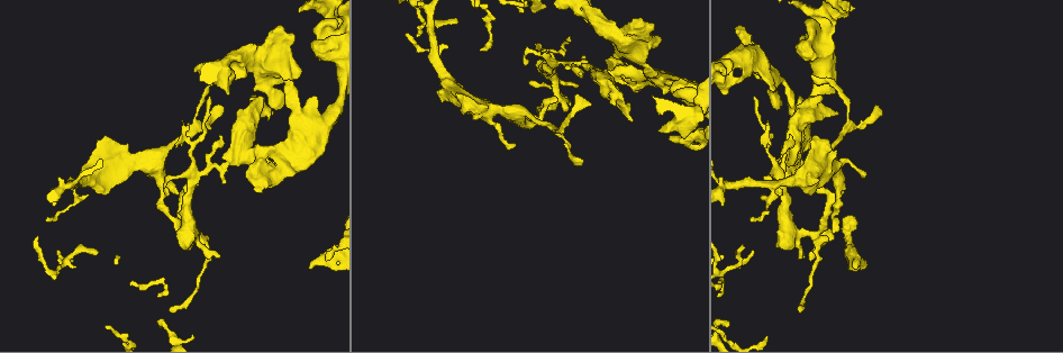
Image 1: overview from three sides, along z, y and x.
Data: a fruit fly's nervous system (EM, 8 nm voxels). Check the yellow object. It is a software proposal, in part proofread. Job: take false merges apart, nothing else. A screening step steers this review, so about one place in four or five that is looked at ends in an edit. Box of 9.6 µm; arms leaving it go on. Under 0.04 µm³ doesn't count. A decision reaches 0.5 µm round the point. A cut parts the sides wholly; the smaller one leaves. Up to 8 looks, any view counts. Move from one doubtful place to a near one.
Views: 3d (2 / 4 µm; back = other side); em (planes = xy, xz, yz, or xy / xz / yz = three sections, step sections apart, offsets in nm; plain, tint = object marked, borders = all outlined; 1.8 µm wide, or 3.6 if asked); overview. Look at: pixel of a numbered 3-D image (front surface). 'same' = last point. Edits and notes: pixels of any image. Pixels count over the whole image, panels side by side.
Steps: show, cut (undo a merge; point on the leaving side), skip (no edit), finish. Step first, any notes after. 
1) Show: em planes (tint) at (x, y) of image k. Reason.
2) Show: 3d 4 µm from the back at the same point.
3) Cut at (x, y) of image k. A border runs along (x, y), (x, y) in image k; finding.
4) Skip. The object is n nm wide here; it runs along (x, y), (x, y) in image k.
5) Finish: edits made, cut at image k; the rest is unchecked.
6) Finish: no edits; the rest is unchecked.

Show: em planes (tint) at (809, 109) of image 1. Sudden change in width.

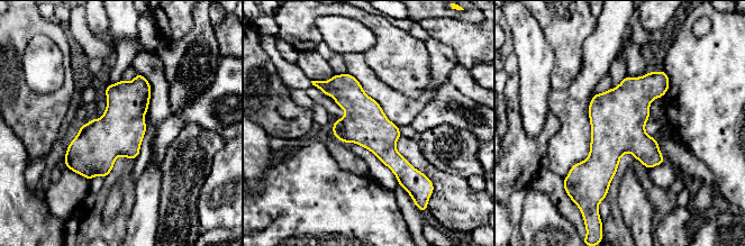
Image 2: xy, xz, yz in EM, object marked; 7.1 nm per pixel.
Skip. It runs along (317, 83), (364, 117), (403, 183) in image 2; continuous, no second neuron.

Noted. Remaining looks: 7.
Show: em planes (tint) at (780, 165) of image 1. Sudden change in width.

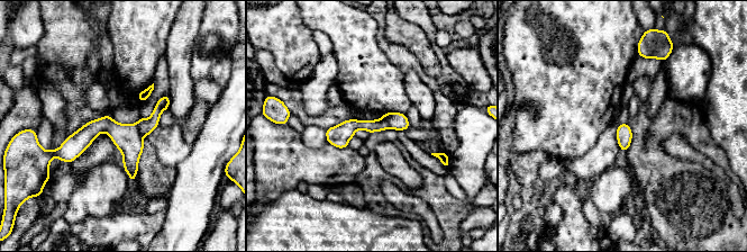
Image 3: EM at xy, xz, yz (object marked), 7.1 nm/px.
Cut at (127, 138) of image 3. A border runs along (135, 124), (142, 136) in image 3; two neurons meet here.

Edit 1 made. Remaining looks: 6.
Show: em planes (borders) at (233, 58) of image 1. Thin neck.

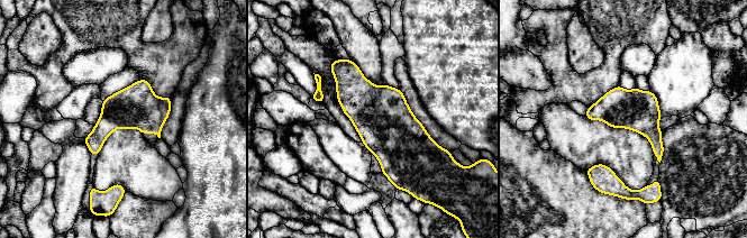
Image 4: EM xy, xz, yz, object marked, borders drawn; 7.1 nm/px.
Skip. The object is 300 nm wide here; continuous, no second neuron.

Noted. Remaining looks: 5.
Show: em yz step 4 (tint) at (685, 144) of image 1.

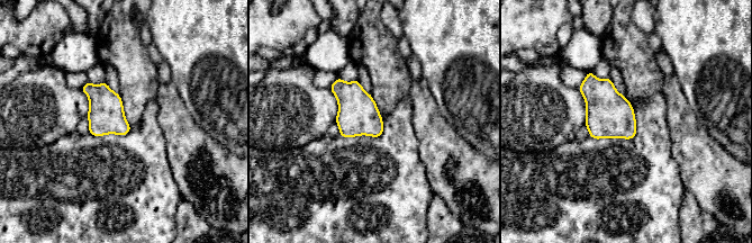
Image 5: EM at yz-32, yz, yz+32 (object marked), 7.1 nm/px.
Show: em planes (borders) at the same point. Another direction.

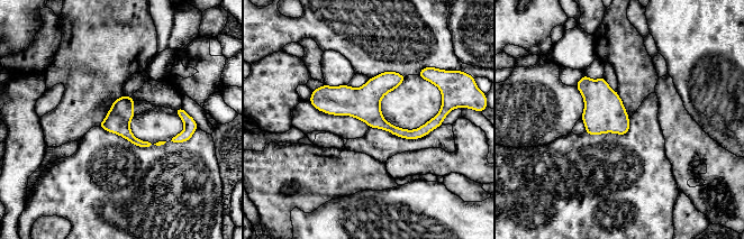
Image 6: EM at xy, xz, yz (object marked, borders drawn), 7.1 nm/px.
Skip. It runs along (314, 94), (405, 134), (436, 123) in image 6; continuous, no second neuron.

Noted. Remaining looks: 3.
Finish: edits made, cut at image 3; the rest is unchecked.

